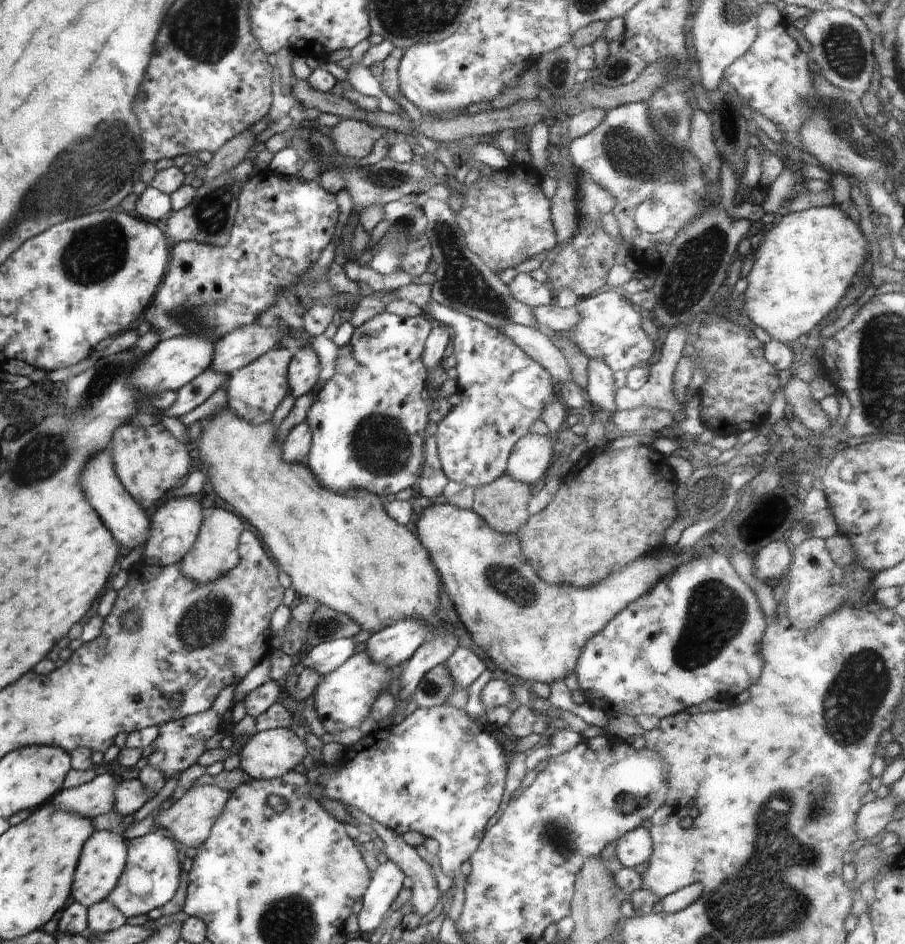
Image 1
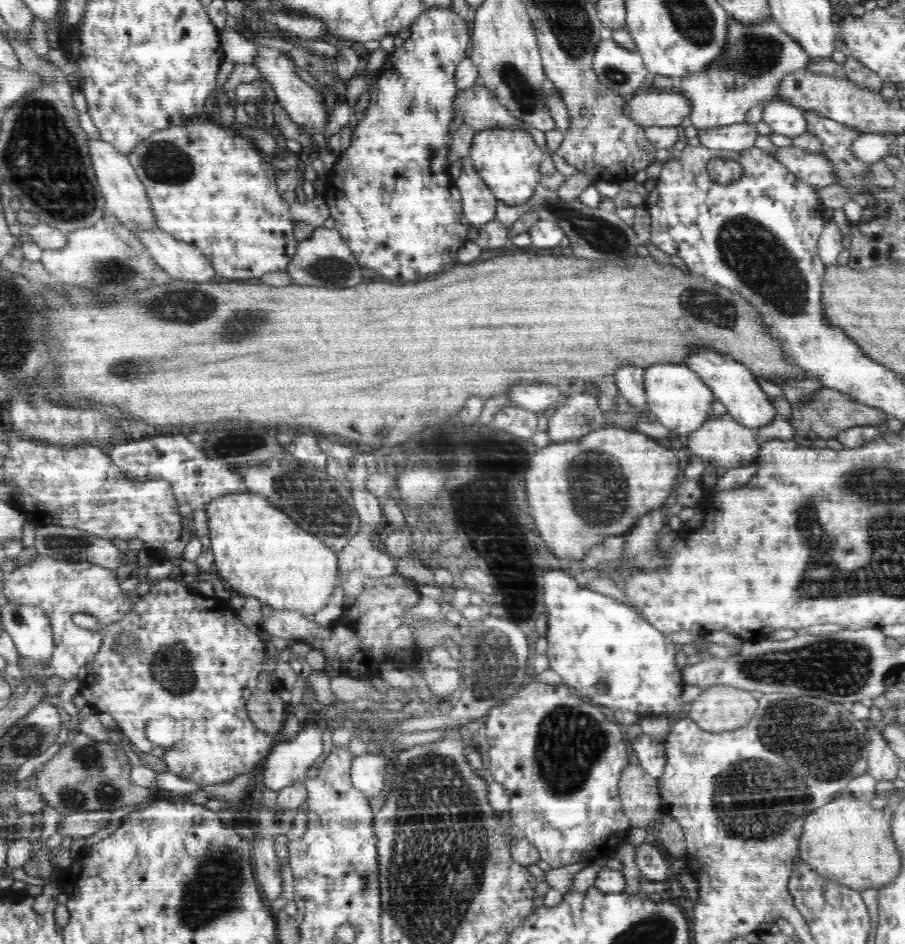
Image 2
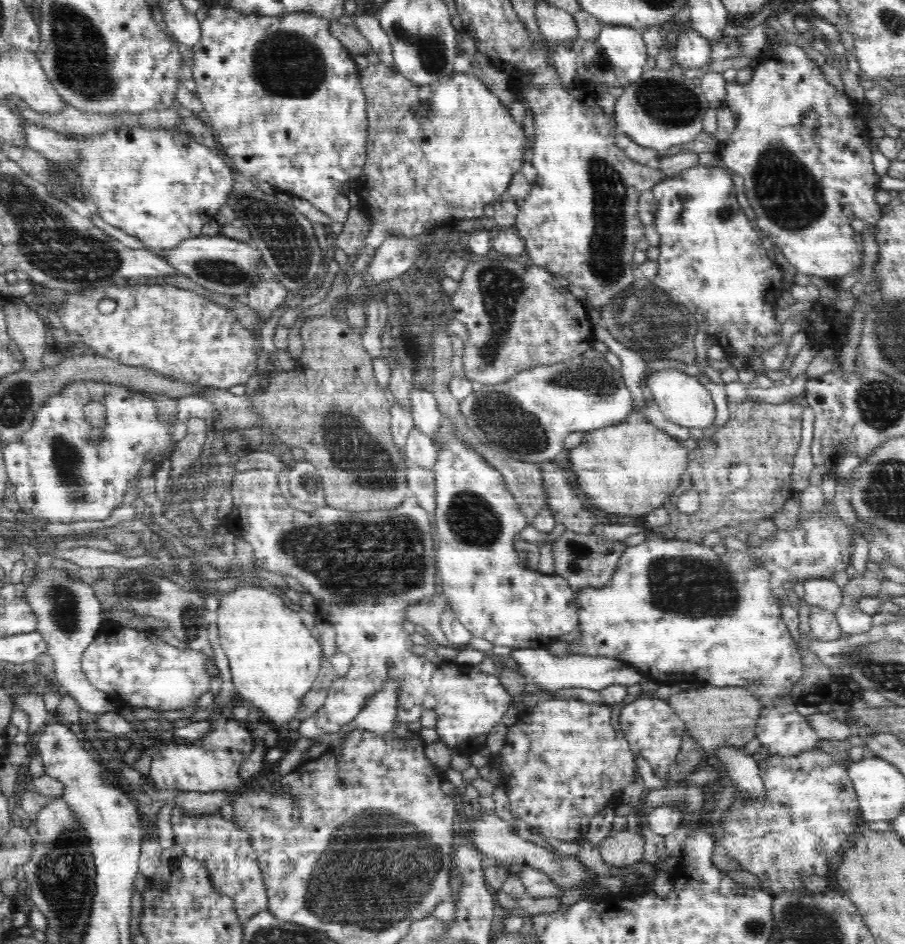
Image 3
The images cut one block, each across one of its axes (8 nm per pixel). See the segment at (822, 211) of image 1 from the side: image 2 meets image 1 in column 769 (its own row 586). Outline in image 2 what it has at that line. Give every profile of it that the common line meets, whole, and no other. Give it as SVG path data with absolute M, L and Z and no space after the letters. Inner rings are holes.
M250 488L244 493L225 494L210 501L205 513L214 555L215 578L225 581L238 595L254 596L262 605L272 607L274 612L289 610L311 618L331 602L339 576L336 550L326 545L314 533L301 529L294 519L272 505L266 497L254 493L254 489Z

